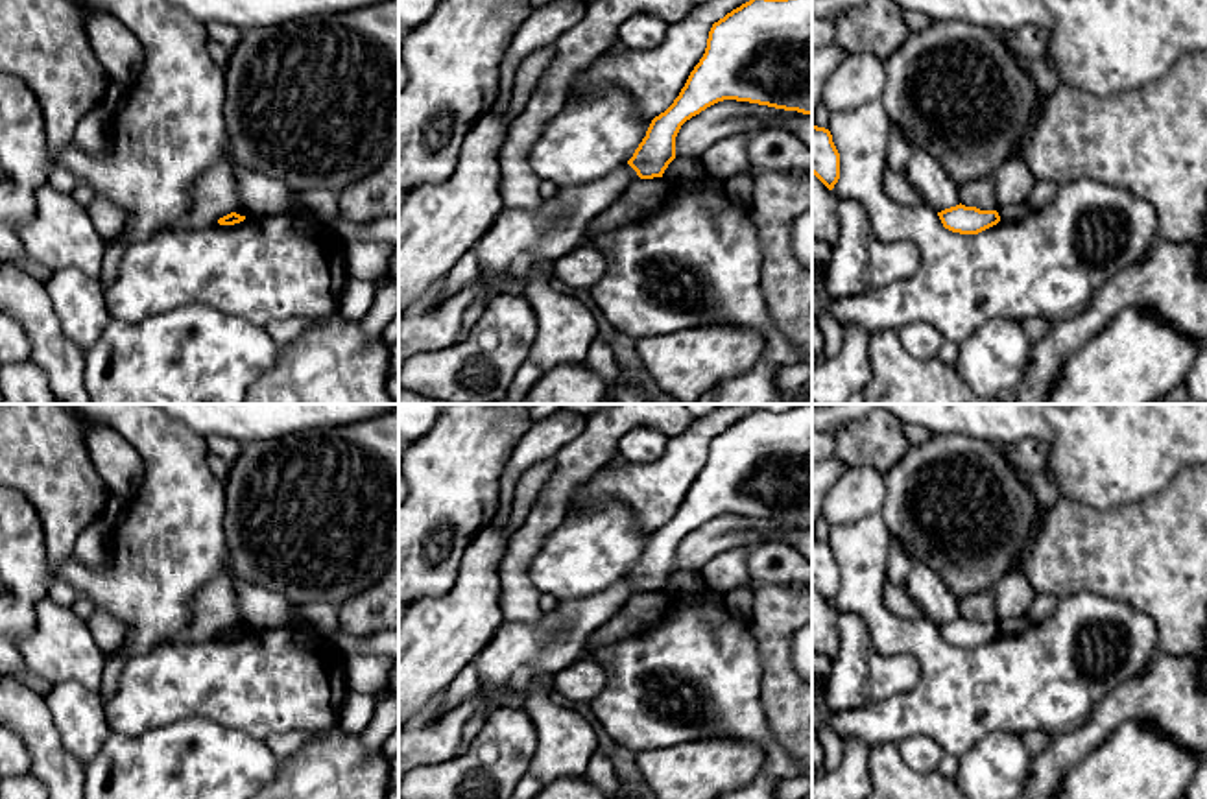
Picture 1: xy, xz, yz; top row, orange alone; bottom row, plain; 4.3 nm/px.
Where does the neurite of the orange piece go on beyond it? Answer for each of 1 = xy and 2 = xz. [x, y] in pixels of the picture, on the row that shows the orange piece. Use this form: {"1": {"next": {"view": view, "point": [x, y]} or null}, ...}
{"1": {"next": null}, "2": {"next": null}}

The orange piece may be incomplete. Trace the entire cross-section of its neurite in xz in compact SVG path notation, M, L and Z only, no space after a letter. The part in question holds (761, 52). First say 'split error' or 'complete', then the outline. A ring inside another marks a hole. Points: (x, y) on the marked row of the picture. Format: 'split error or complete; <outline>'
complete; M749 0L714 22L703 57L627 164L640 179L663 177L681 125L723 100L812 114L812 0Z

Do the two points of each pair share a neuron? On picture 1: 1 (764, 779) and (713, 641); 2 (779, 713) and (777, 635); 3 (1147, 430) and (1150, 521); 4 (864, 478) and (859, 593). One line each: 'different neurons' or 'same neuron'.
1: different neurons
2: same neuron
3: different neurons
4: different neurons

